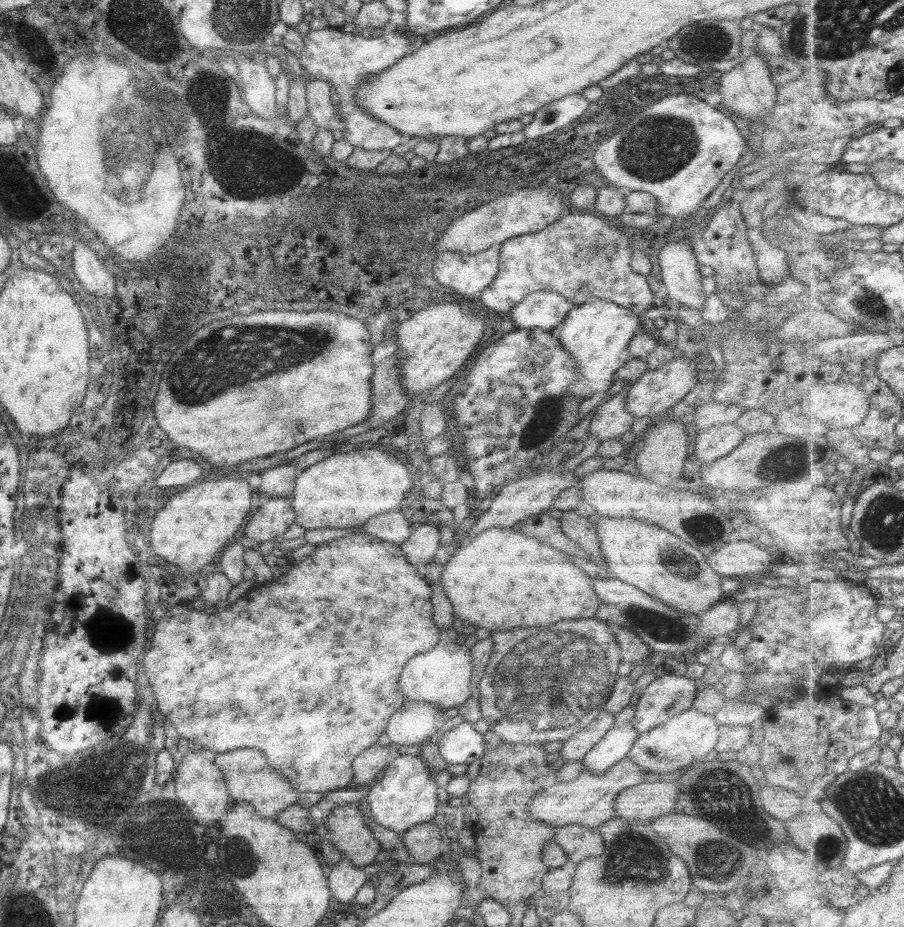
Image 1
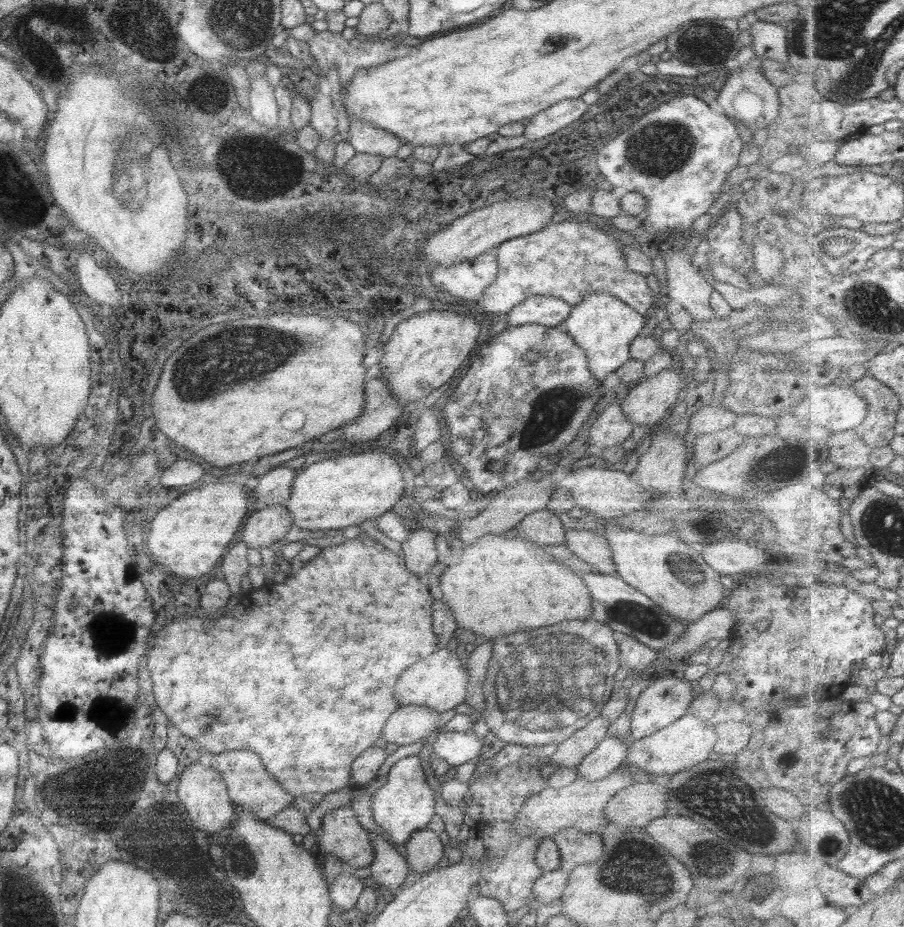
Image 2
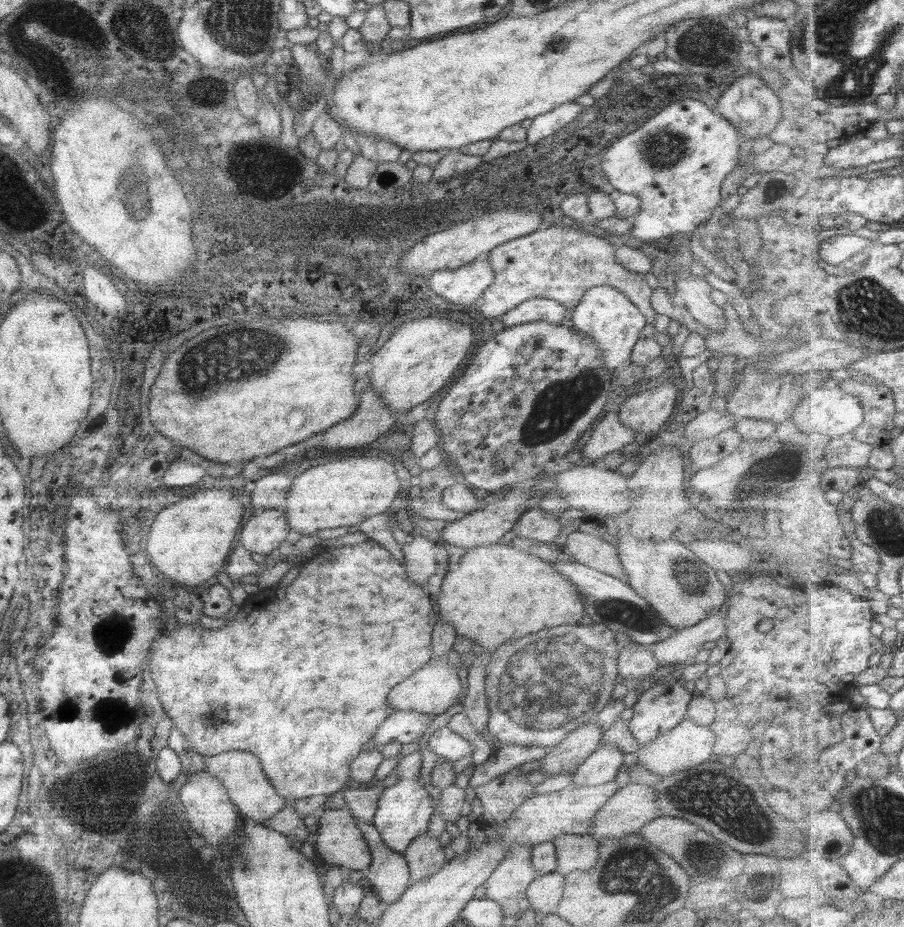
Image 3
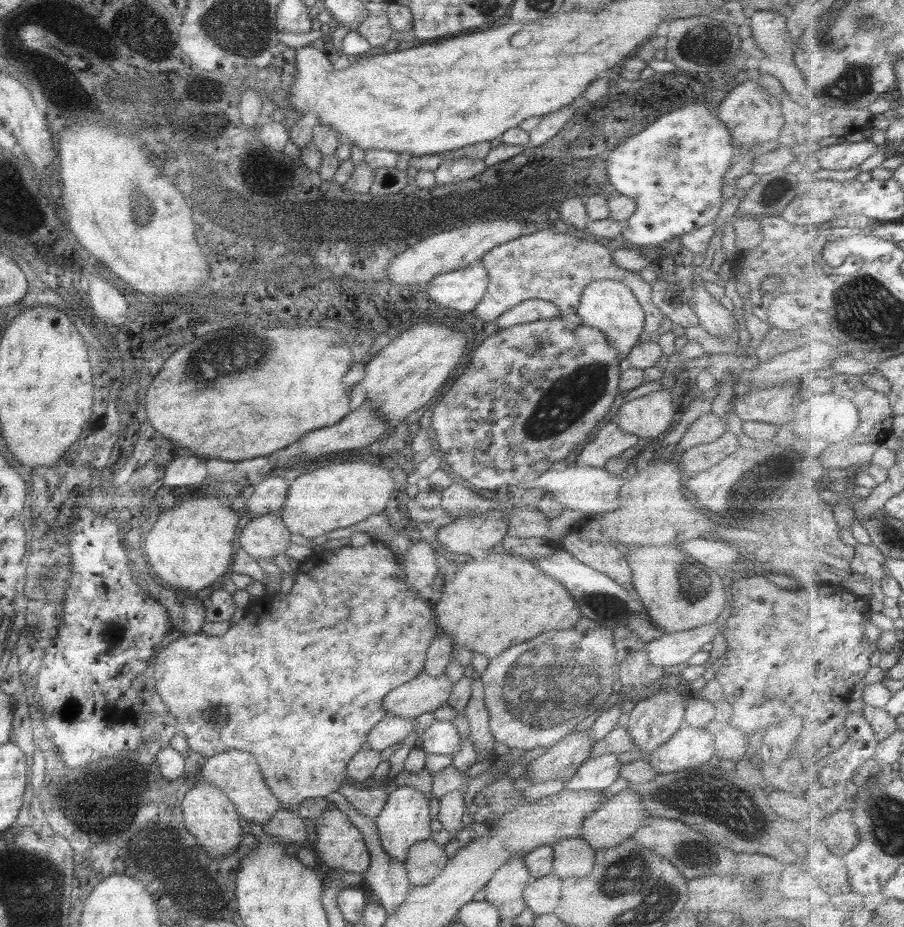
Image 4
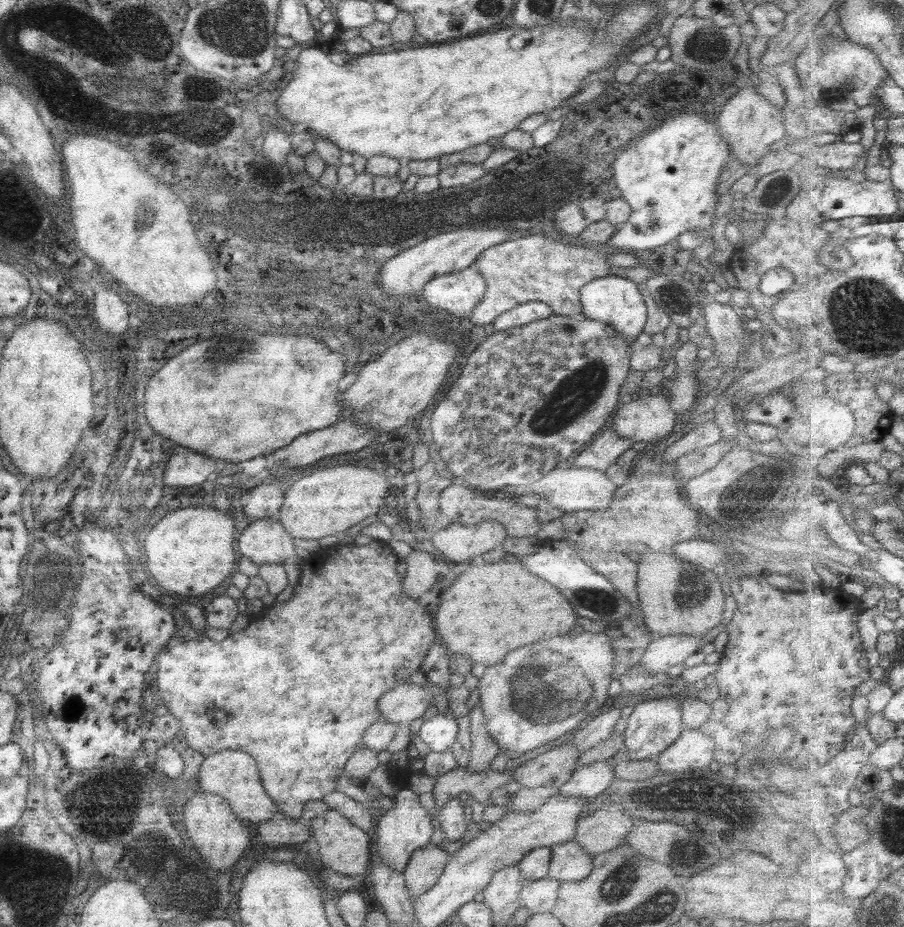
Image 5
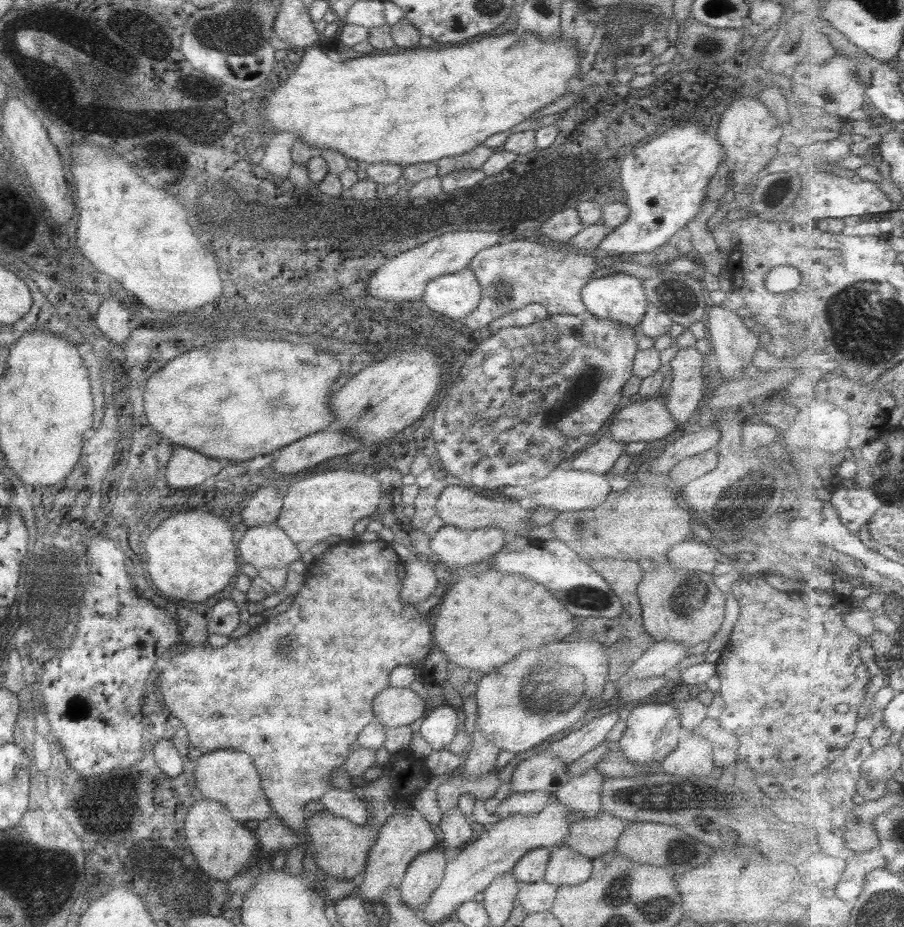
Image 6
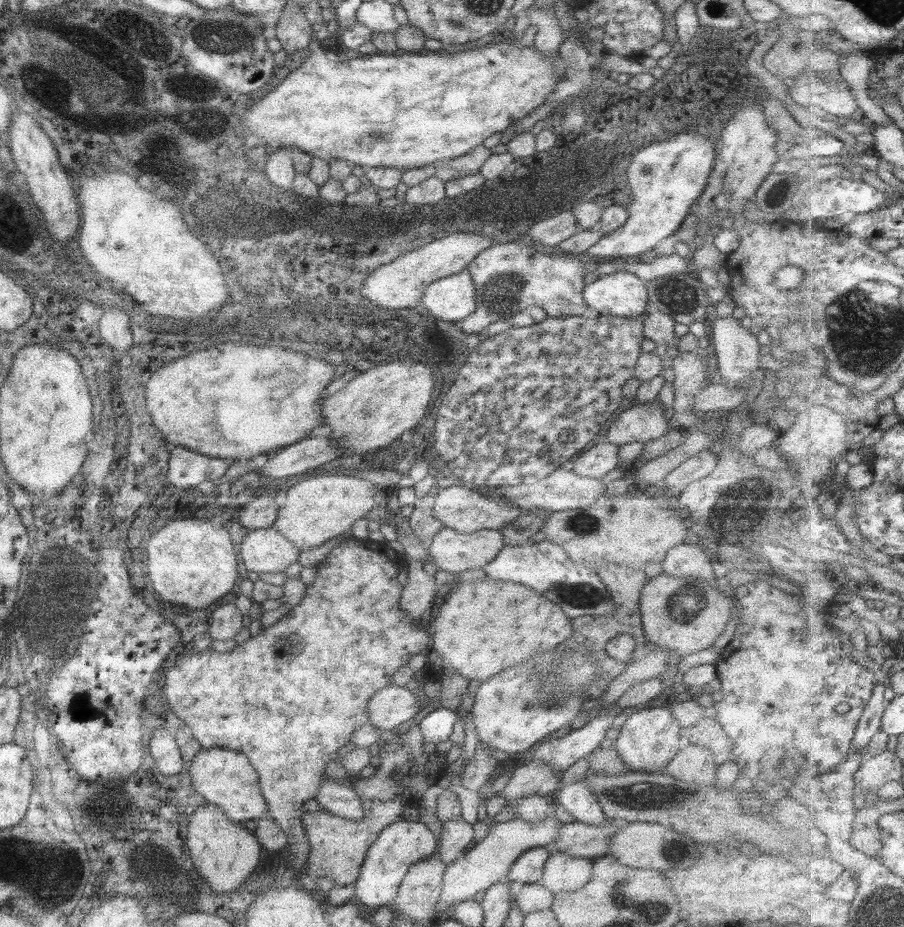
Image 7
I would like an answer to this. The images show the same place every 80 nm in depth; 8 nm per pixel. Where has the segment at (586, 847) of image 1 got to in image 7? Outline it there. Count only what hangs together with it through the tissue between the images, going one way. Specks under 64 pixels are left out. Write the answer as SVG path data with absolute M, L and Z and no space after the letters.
M551 852L543 863L541 876L536 884L553 895L557 892L573 892L589 880L591 871L592 863L589 859Z

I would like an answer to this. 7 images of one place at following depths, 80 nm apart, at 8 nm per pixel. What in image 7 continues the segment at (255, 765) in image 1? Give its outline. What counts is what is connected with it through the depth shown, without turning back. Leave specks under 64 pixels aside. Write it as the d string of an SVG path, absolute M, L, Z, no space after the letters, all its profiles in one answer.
M201 748L201 752L198 751L192 756L188 773L193 790L199 792L199 796L204 798L206 803L219 806L223 814L229 814L227 819L235 823L239 820L250 823L263 818L266 802L261 796L255 771L243 754L221 748Z

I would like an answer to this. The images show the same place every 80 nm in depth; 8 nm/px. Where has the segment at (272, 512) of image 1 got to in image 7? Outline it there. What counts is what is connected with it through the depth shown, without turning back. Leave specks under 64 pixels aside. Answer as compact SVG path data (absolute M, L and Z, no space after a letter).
M272 527L247 531L239 552L245 570L257 574L284 572L289 564L297 562L298 550Z

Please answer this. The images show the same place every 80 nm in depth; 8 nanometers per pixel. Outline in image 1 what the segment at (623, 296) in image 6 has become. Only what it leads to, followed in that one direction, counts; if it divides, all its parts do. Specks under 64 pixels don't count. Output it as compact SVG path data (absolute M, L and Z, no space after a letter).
M591 299L574 306L555 330L560 347L571 355L576 366L576 381L566 388L568 395L581 403L592 394L609 388L613 373L631 358L627 348L629 339L643 328L638 315L628 308L603 299Z

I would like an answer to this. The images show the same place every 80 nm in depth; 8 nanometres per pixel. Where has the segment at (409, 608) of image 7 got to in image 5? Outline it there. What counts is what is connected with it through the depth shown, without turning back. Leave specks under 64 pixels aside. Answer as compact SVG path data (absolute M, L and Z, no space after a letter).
M411 550L411 553L401 560L407 566L401 582L403 596L417 600L421 594L432 588L439 569L433 557L423 551Z

